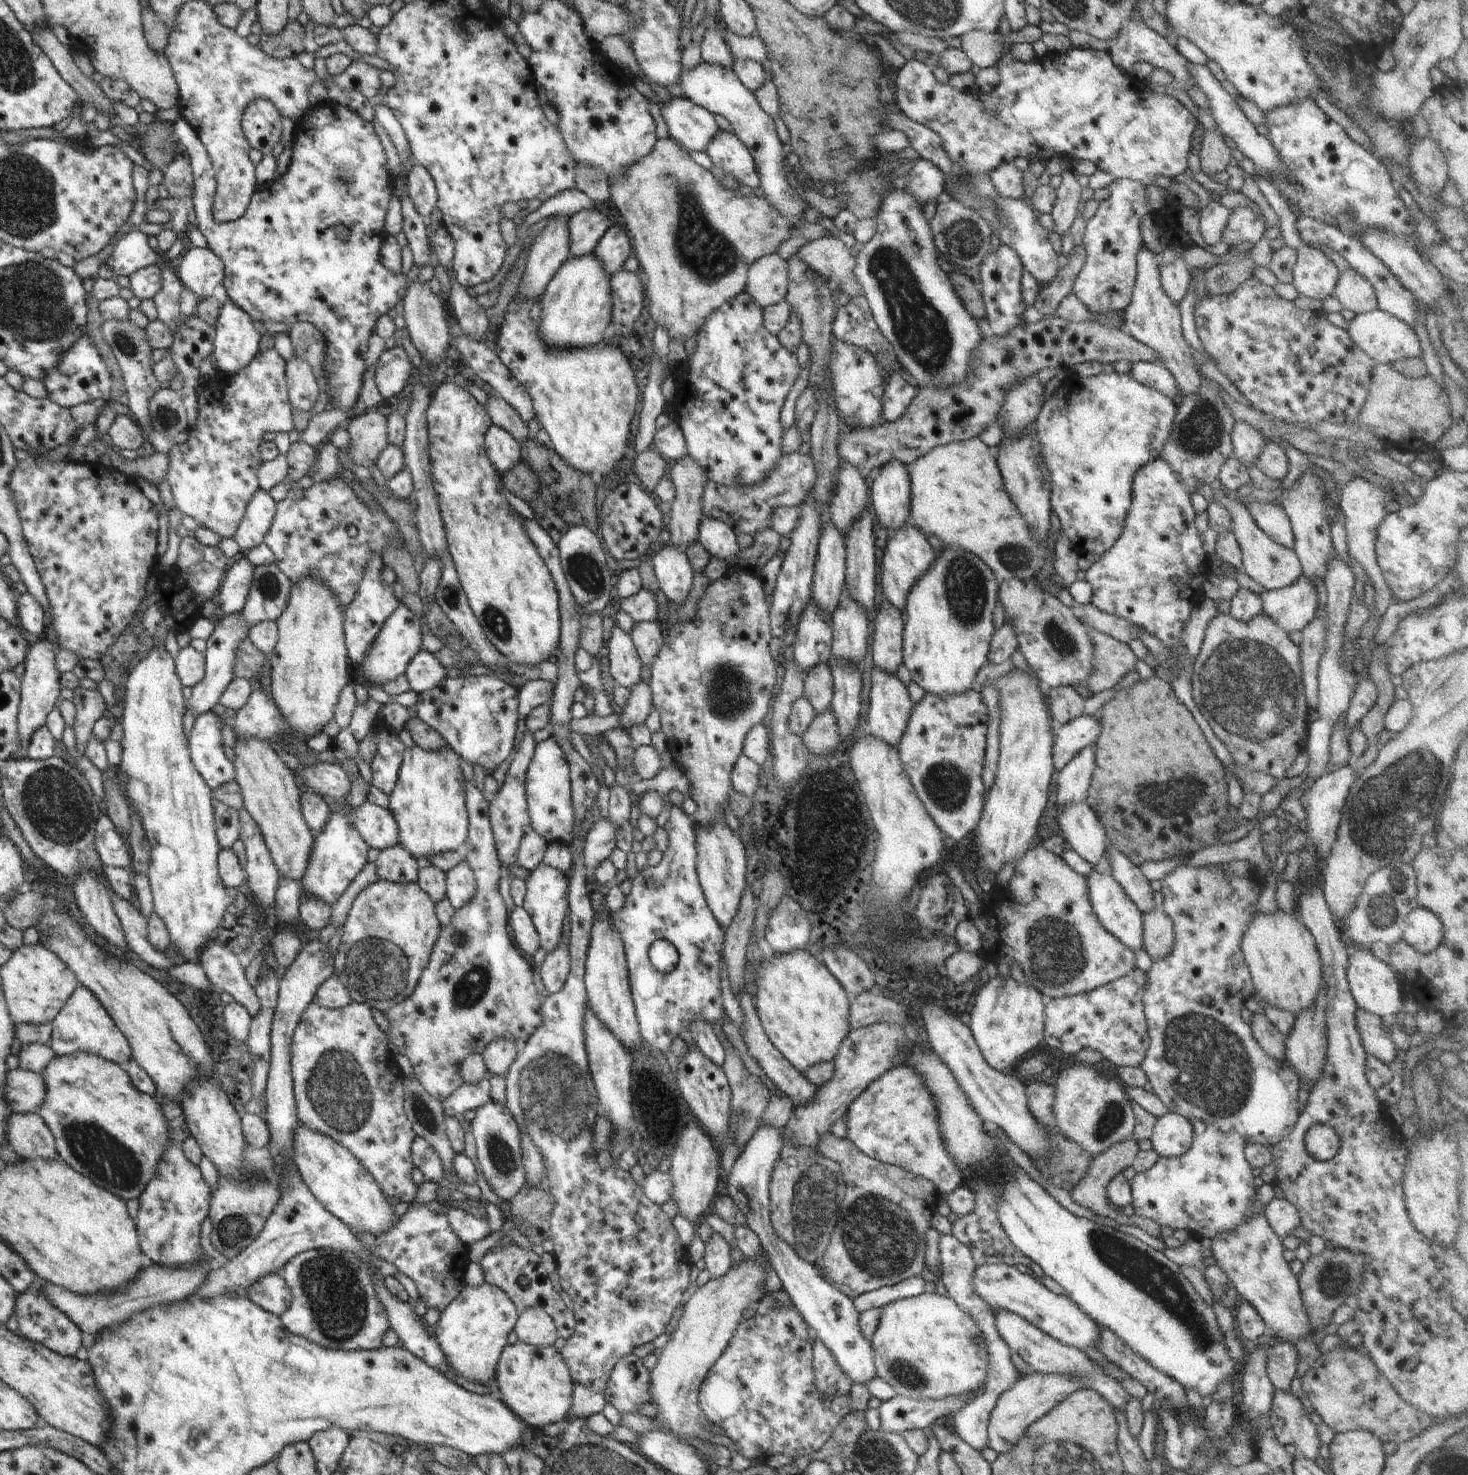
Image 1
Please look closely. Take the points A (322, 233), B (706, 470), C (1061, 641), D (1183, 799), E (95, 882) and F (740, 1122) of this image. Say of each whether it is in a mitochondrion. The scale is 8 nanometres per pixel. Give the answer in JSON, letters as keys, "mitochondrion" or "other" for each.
{"A":"other","B":"other","C":"mitochondrion","D":"mitochondrion","E":"other","F":"mitochondrion"}

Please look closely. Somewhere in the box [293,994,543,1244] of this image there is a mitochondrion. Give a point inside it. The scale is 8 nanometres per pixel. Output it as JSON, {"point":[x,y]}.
{"point":[340,1091]}

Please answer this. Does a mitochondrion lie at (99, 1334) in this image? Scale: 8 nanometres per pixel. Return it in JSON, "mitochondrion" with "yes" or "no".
{"mitochondrion":"no"}

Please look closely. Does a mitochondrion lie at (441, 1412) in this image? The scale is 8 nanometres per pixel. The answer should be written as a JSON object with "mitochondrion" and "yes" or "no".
{"mitochondrion":"no"}

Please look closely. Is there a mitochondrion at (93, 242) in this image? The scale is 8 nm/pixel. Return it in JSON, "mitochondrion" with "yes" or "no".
{"mitochondrion":"no"}

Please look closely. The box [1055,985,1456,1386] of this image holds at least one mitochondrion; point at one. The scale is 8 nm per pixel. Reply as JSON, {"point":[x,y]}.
{"point":[1203,1052]}

